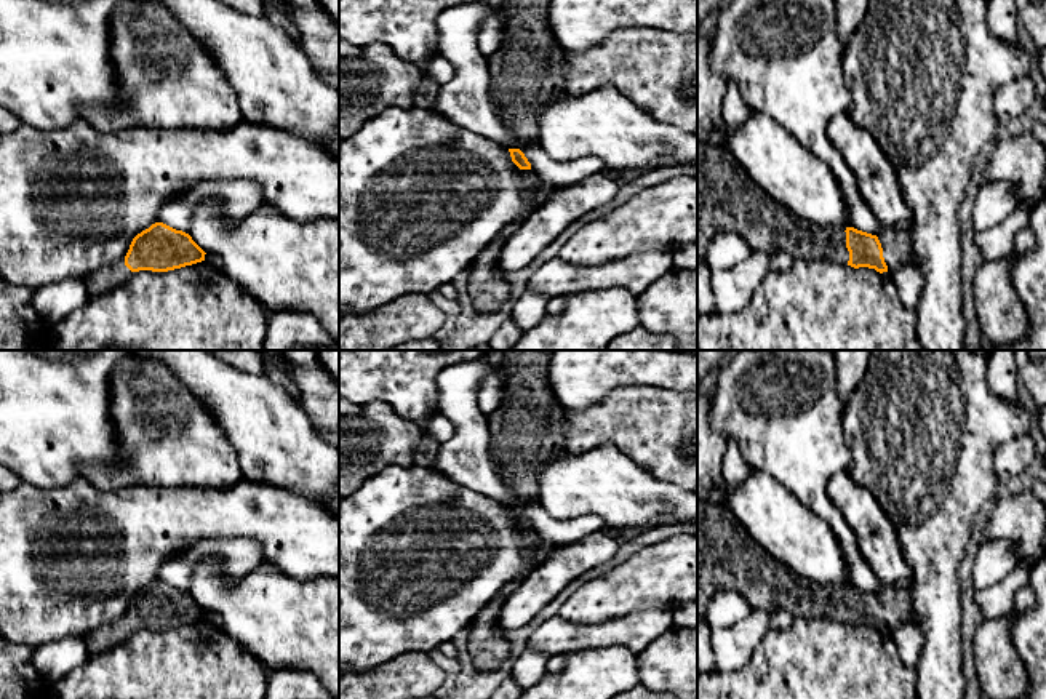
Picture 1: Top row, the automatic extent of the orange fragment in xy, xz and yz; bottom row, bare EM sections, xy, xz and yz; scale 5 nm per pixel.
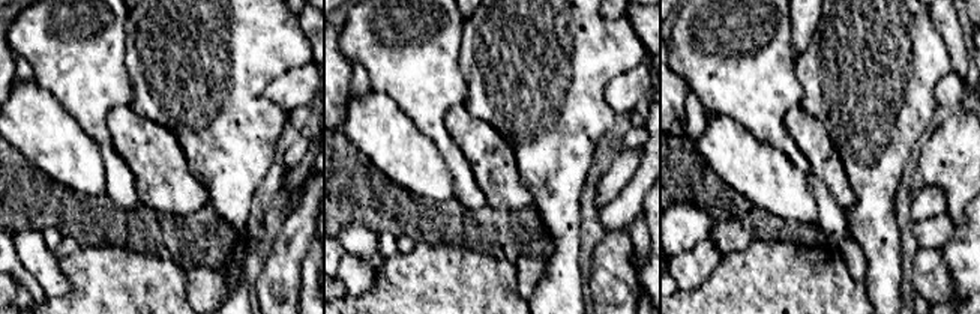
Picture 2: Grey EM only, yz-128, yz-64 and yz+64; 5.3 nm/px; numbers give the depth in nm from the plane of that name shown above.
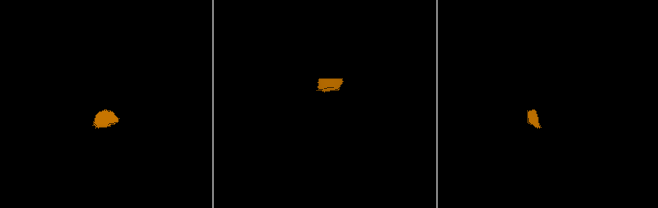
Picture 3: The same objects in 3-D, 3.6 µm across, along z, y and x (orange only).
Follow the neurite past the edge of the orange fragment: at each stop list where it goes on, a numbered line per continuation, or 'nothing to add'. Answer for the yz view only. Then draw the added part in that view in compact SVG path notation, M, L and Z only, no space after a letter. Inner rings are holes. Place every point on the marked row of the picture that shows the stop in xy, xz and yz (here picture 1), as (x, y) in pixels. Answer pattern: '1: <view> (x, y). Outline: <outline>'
1: yz (728, 200). Outline: M697 141L697 258L704 258L710 238L723 230L737 234L753 251L785 251L793 261L849 261L844 227L820 227L792 214L745 174L725 144Z
2: yz (896, 242). Outline: M884 226L880 232L878 240L883 248L883 258L888 270L892 274L899 266L912 264L916 266L915 250L912 246L912 230L907 227Z

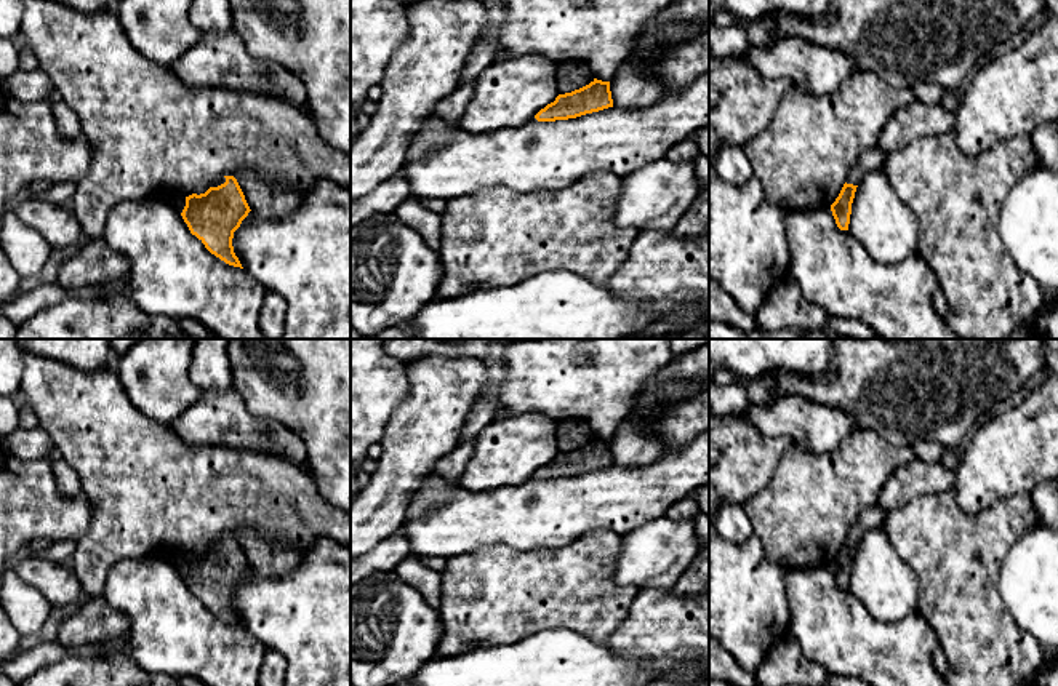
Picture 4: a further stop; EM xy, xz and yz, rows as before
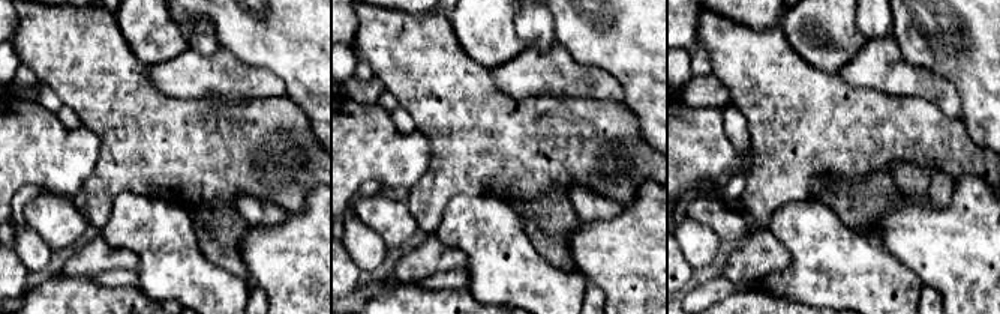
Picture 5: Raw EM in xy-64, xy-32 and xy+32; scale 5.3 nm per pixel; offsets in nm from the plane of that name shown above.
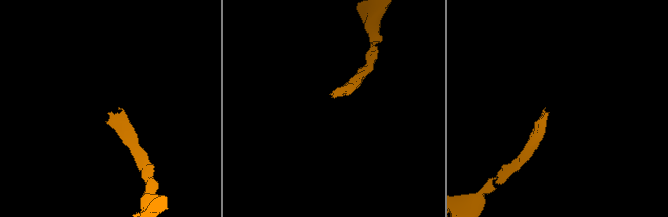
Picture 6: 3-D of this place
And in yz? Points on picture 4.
1: yz (873, 159). Outline: M877 146L869 147L850 168L847 184L858 185L868 173L884 170L885 162L887 155Z

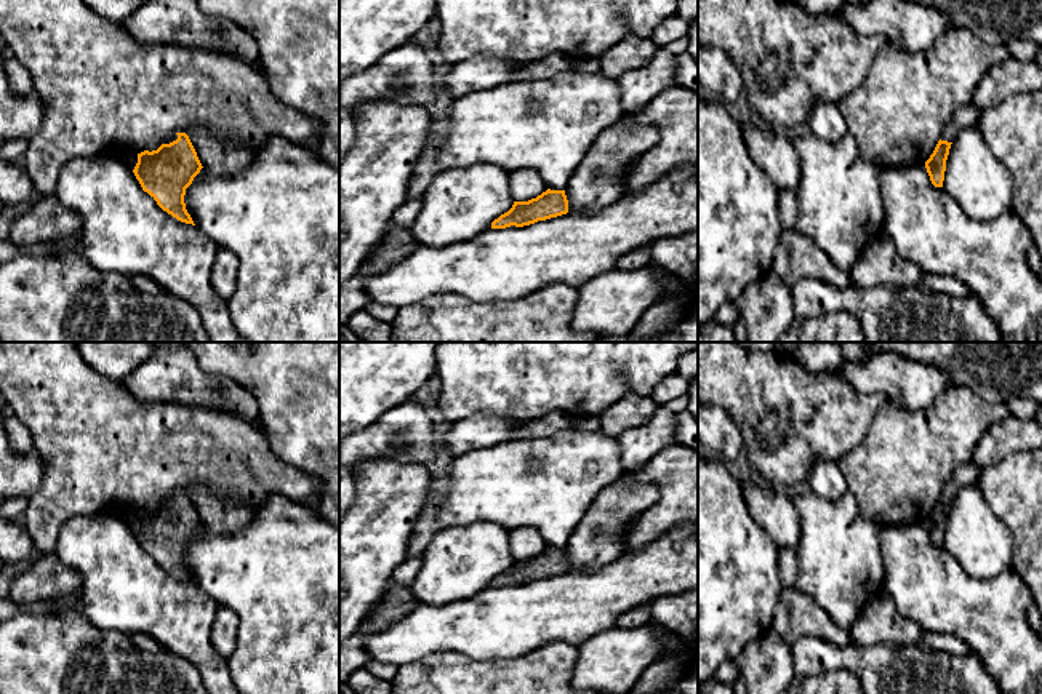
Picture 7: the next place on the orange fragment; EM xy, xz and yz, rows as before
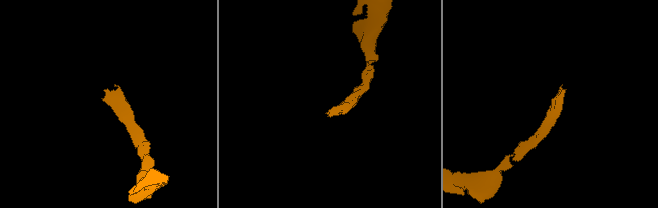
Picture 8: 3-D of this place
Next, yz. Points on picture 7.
1: yz (967, 115). Outline: M972 102L964 104L944 125L941 141L952 142L962 130L978 126L980 118L981 112Z

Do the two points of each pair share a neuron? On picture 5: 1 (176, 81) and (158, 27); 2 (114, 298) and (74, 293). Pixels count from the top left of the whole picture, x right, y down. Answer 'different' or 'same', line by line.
1: different
2: same

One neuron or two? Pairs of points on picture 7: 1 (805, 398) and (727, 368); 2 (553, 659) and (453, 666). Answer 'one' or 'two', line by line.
1: one
2: one

